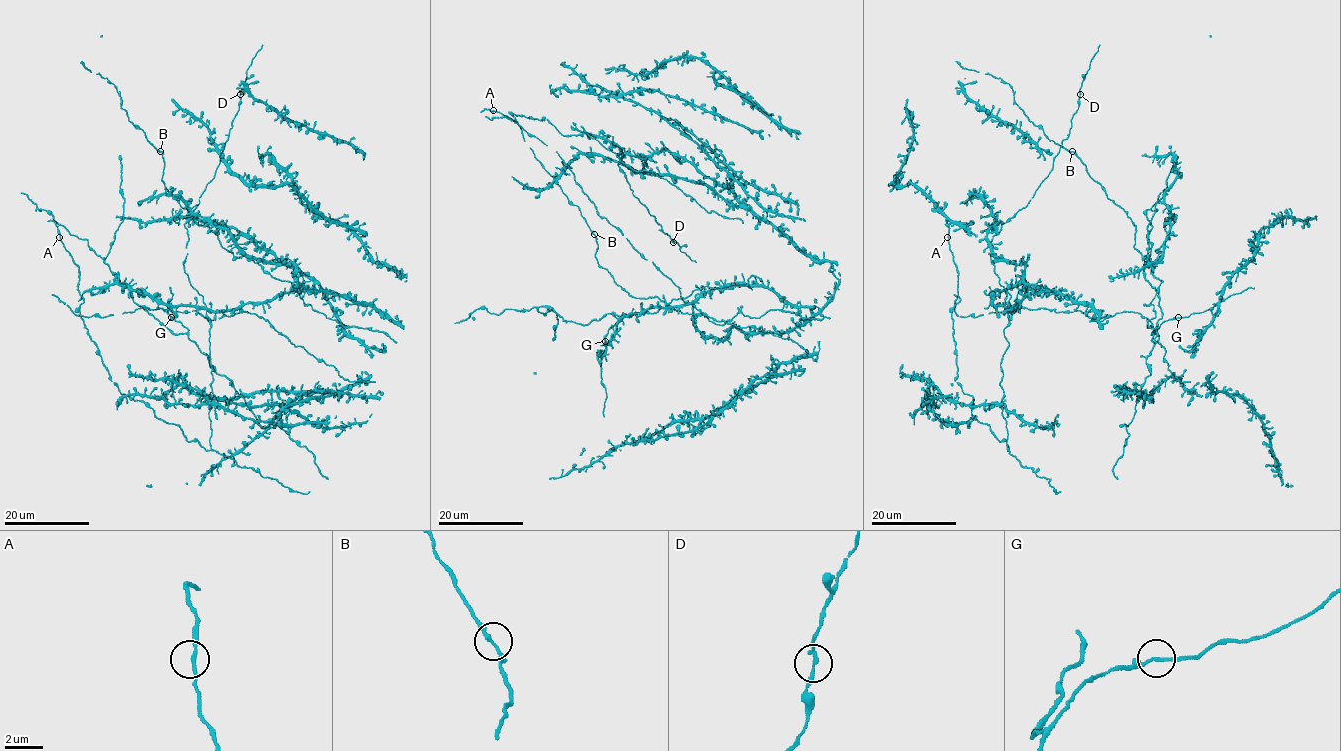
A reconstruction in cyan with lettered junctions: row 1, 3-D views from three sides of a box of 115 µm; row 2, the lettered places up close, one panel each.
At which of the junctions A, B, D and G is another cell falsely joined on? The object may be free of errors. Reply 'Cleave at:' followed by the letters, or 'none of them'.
Cleave at: none of them

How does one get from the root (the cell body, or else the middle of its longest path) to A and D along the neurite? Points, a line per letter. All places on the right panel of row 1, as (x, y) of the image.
A: (971, 316), (958, 316), (951, 312), (960, 297), (958, 270), (947, 237)
D: (971, 316), (951, 312), (954, 381), (1008, 450), (1000, 363), (1011, 295), (987, 246), (1052, 169), (1079, 94)

